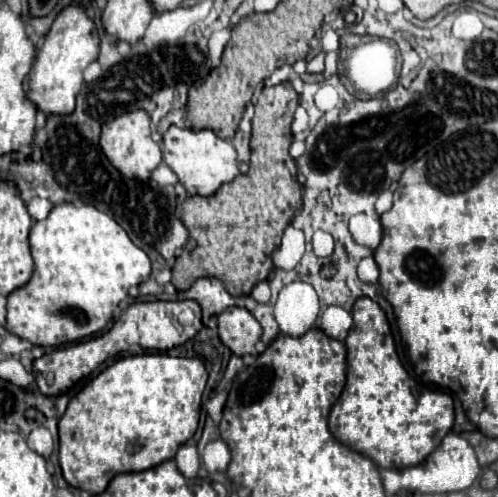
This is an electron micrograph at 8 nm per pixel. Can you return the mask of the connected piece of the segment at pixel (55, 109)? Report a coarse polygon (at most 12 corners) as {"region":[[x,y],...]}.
{"region":[[64,8],[24,82],[46,116],[70,116],[98,56],[94,22]]}

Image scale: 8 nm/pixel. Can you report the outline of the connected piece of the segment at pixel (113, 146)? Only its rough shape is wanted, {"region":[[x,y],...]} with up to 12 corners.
{"region":[[144,110],[102,126],[100,146],[126,178],[162,162]]}

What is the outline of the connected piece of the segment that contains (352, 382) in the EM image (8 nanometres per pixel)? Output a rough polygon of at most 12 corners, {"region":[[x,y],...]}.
{"region":[[352,308],[338,442],[380,468],[420,464],[452,398],[408,376],[386,314]]}

